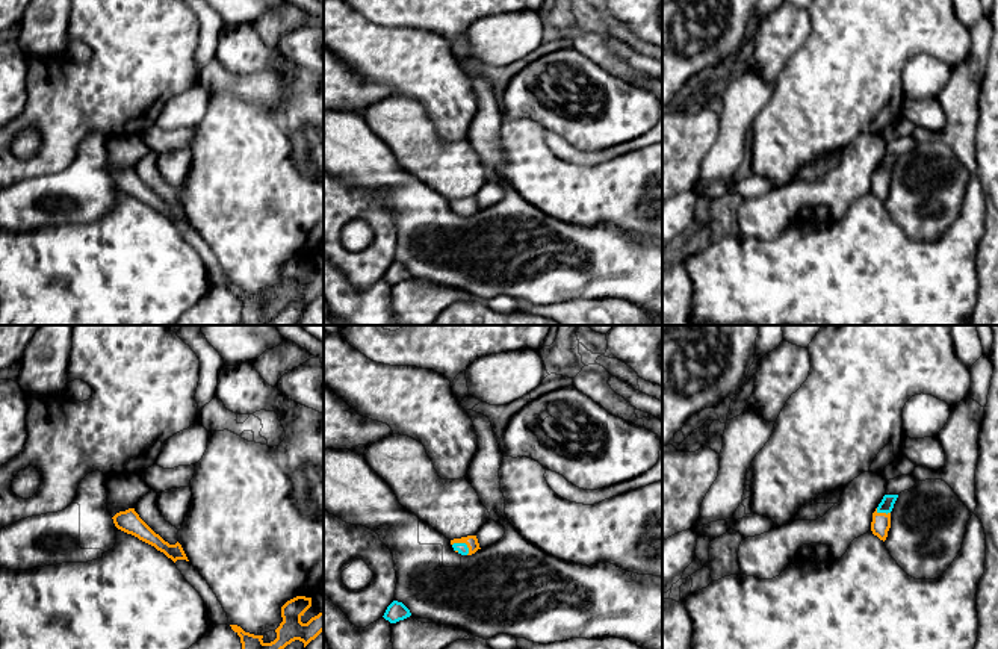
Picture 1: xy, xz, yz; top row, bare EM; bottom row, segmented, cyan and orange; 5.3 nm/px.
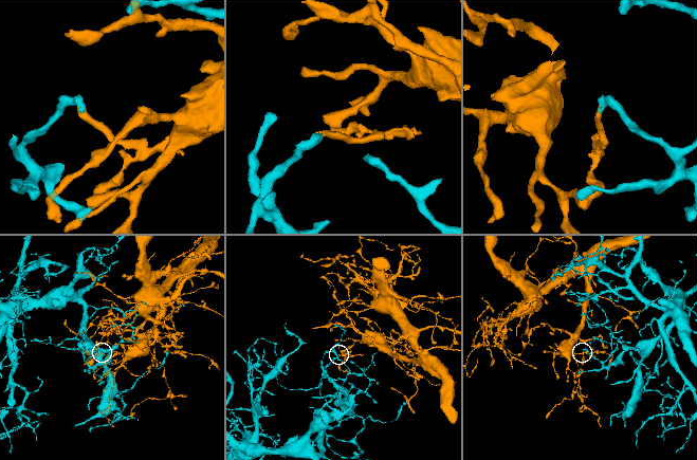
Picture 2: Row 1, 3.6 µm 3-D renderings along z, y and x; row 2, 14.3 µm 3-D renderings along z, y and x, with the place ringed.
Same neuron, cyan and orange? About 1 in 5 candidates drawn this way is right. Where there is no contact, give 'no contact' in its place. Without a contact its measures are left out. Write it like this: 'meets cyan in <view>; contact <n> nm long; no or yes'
meets cyan in xz; contact 110 nm long; no

